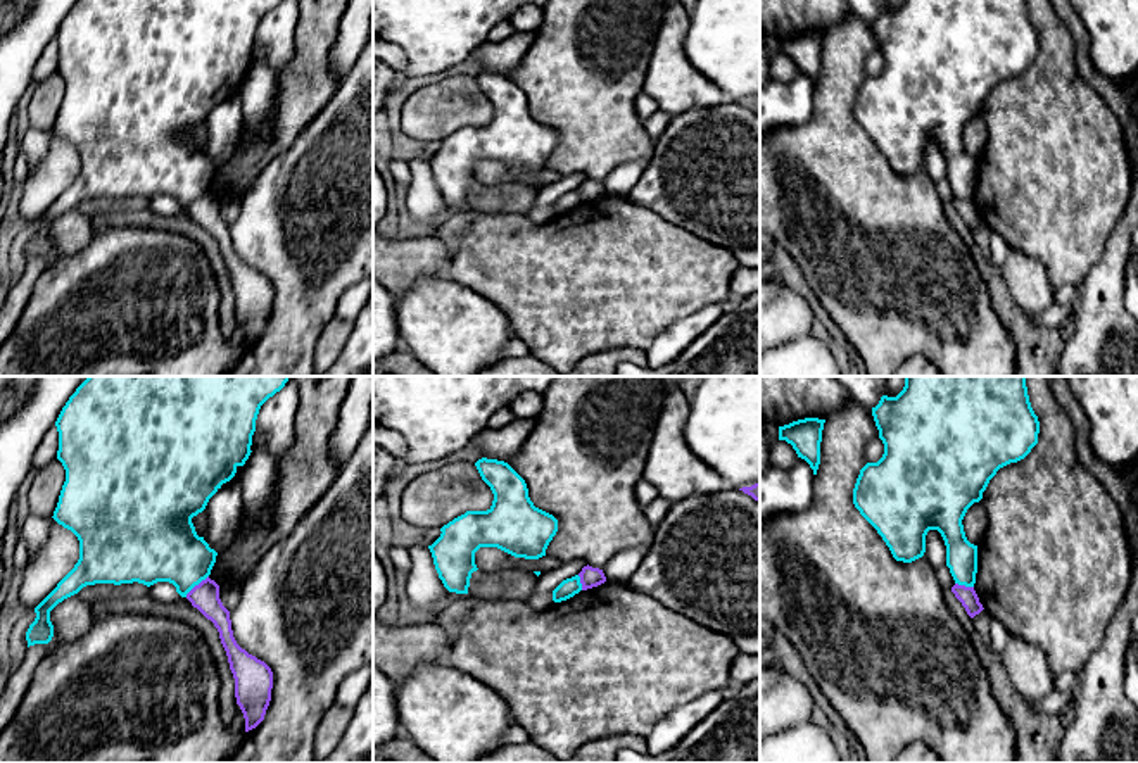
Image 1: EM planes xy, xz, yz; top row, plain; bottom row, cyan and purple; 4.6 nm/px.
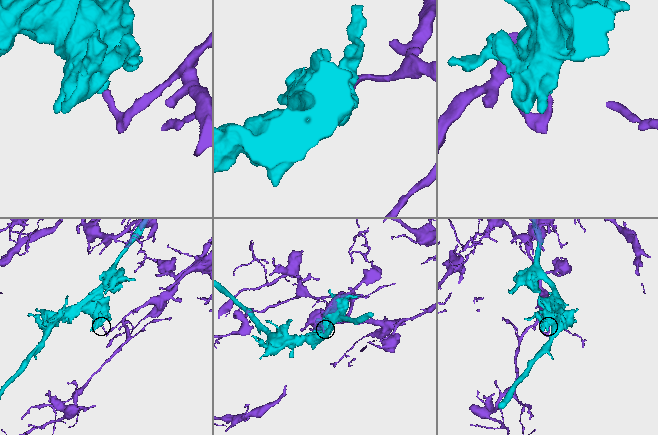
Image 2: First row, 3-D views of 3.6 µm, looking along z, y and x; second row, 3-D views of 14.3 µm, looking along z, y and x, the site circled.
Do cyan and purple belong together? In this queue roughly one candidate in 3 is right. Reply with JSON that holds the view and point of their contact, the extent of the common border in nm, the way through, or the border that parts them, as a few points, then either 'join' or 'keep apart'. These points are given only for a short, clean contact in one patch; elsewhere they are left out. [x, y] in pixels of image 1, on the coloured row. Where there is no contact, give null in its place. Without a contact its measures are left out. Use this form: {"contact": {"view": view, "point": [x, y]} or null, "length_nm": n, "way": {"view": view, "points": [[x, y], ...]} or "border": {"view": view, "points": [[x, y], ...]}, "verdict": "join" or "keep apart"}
{"contact": {"view": "xy", "point": [195, 584]}, "length_nm": 150, "border": {"view": "xy", "points": [[208, 575], [185, 596]]}, "verdict": "keep apart"}

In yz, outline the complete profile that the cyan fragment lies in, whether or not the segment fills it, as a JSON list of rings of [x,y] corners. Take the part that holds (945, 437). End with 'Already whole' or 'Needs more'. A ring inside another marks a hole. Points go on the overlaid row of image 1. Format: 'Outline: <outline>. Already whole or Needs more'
Outline: [[[905,376],[903,390],[896,397],[882,395],[872,407],[872,416],[884,454],[860,470],[853,489],[855,508],[877,530],[896,561],[912,563],[922,558],[927,532],[938,530],[955,583],[974,587],[977,545],[967,540],[962,520],[983,499],[996,471],[1024,459],[1038,444],[1040,421],[1029,402],[1026,376]]]. Already whole

